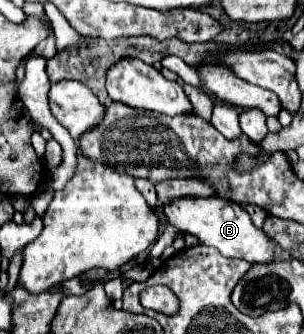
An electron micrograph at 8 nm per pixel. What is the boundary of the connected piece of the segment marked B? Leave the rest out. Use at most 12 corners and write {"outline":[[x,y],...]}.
{"outline":[[180,197],[166,221],[248,263],[274,259],[268,235],[230,199]]}

